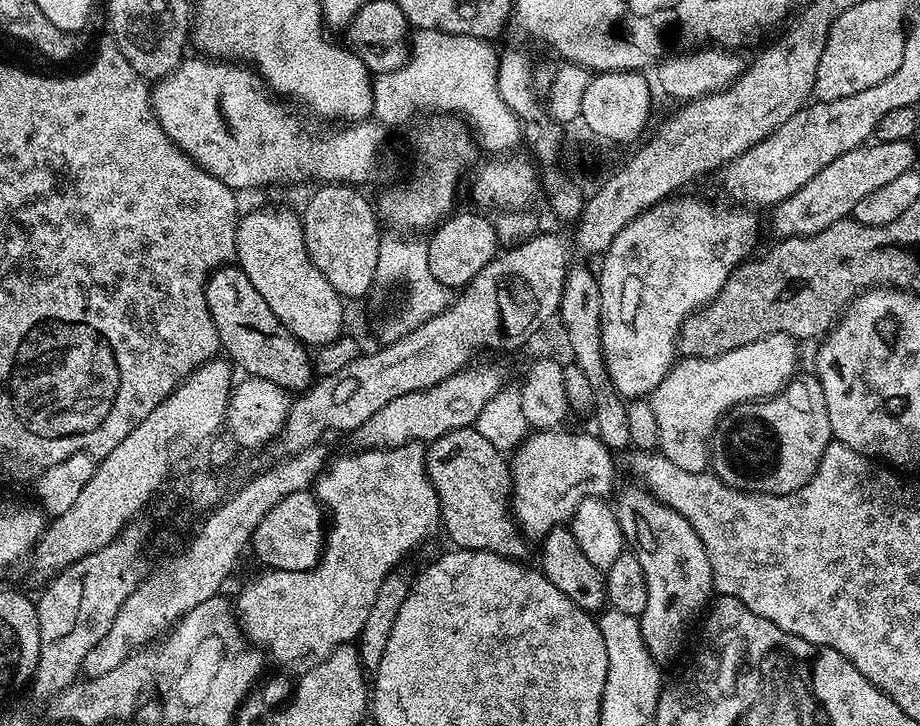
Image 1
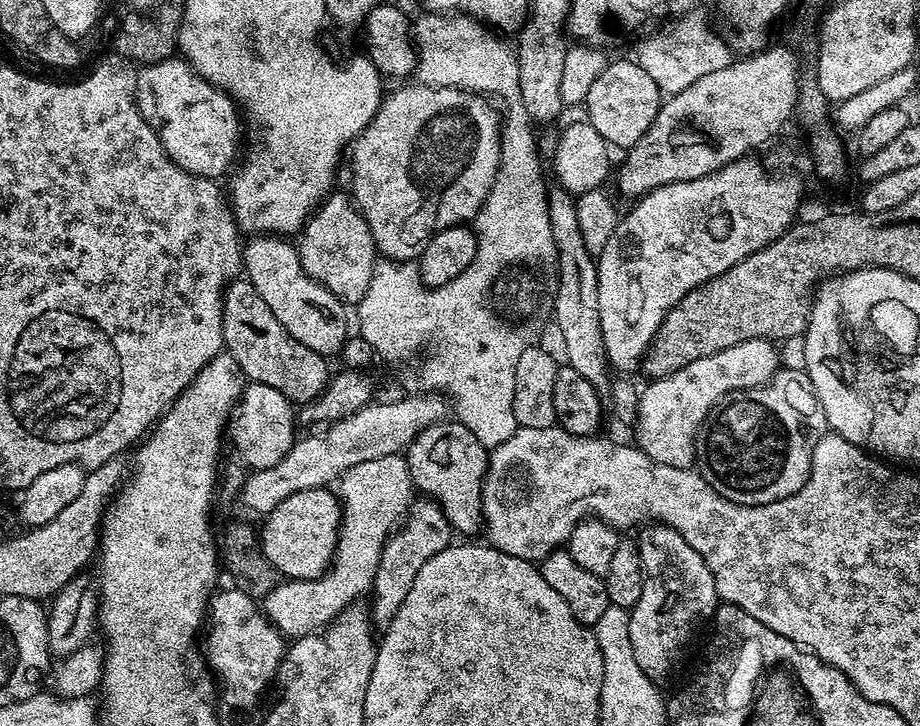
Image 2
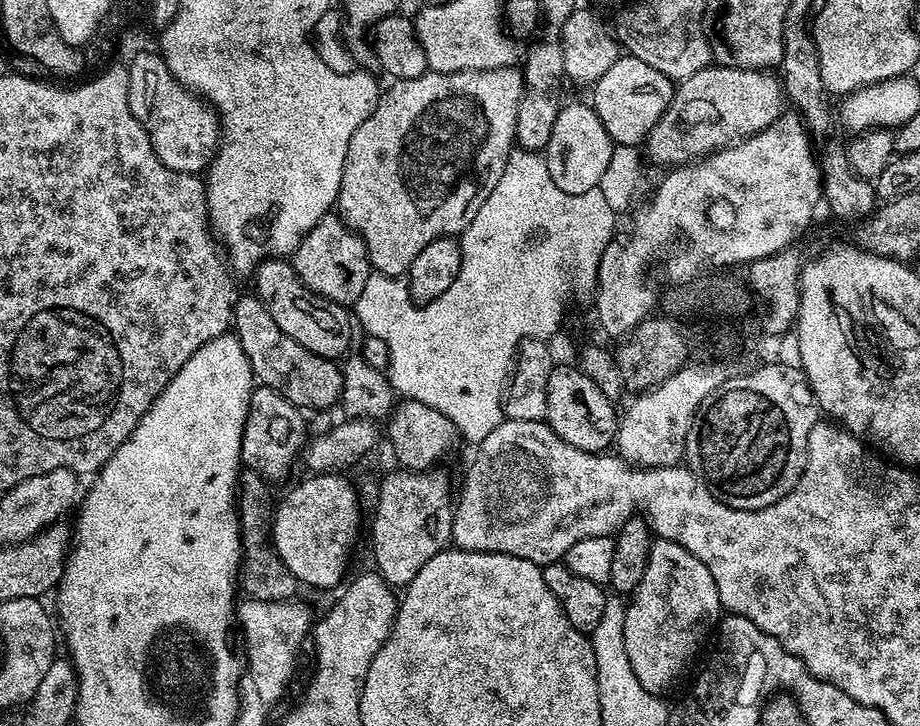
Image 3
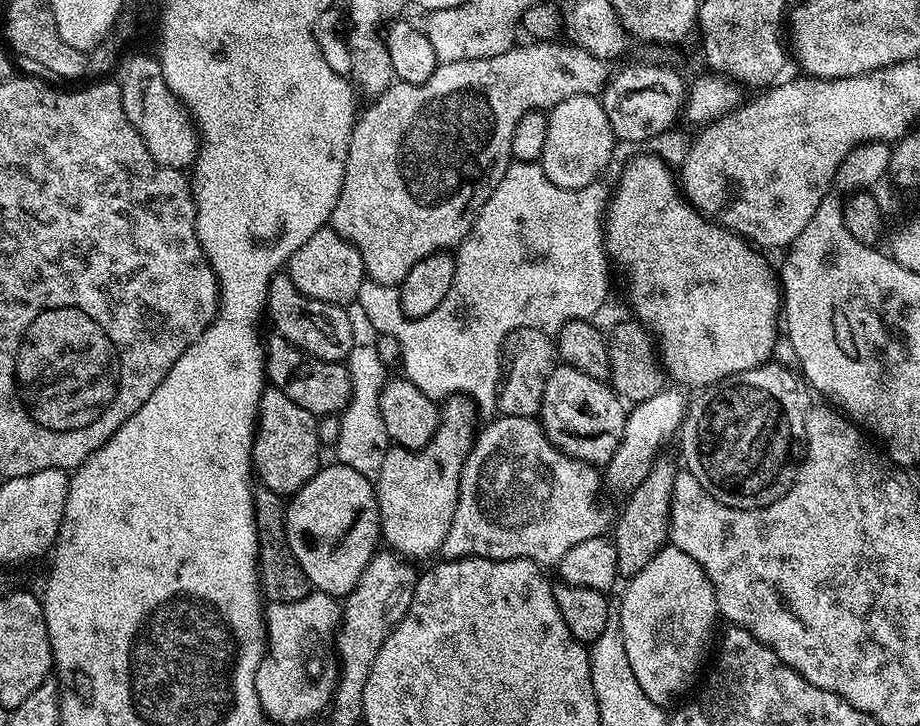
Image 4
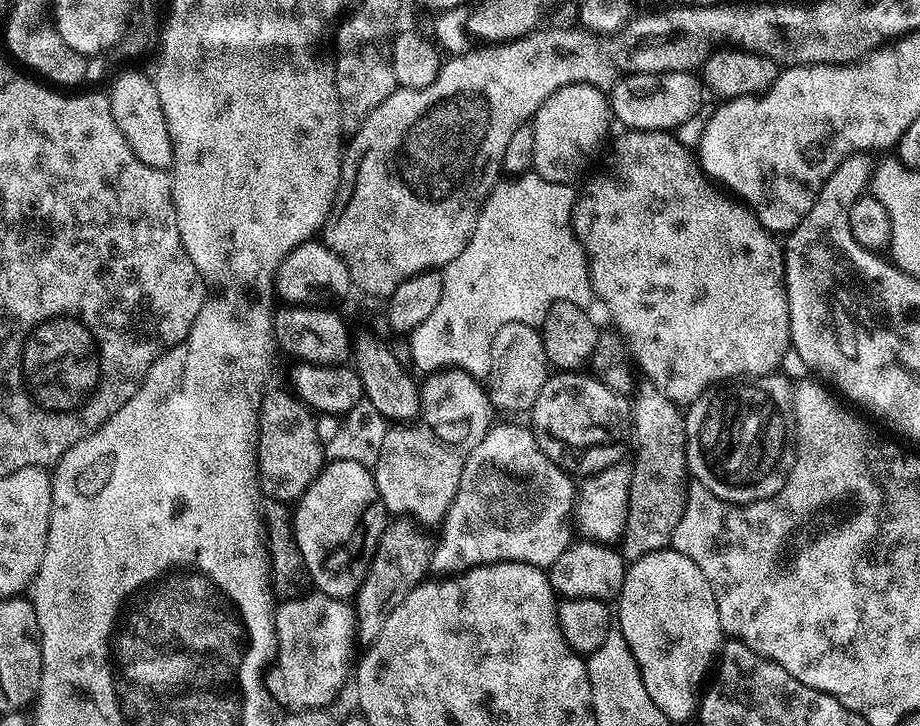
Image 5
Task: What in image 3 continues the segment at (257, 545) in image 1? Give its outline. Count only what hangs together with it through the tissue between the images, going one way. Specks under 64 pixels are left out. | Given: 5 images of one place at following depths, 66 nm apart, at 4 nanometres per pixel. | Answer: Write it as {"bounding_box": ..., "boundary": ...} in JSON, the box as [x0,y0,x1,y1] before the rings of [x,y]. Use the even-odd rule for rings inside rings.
{"bounding_box":[271,474,360,588],"boundary":[[[308,474],[301,484],[296,484],[284,496],[284,501],[280,505],[278,503],[274,508],[274,515],[271,517],[271,545],[276,549],[282,562],[285,563],[293,574],[294,578],[301,585],[309,584],[312,588],[332,588],[344,576],[344,571],[348,568],[348,559],[352,556],[352,547],[356,544],[356,539],[360,536],[360,500],[356,497],[356,488],[348,480],[343,480],[340,474]]]}

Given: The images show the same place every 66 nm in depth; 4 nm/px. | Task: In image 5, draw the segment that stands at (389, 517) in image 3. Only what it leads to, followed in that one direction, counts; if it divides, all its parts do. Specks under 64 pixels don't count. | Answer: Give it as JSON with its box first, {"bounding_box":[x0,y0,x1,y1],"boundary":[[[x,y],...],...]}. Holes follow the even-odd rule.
{"bounding_box":[374,368,494,526],"boundary":[[[445,368],[431,373],[425,380],[428,381],[420,384],[419,419],[415,423],[400,422],[387,429],[381,454],[374,467],[378,494],[389,514],[396,518],[411,518],[420,526],[439,525],[447,516],[458,494],[462,470],[468,456],[474,446],[478,446],[478,442],[486,438],[494,423],[494,409],[488,389],[469,372],[464,372],[461,368]]]}

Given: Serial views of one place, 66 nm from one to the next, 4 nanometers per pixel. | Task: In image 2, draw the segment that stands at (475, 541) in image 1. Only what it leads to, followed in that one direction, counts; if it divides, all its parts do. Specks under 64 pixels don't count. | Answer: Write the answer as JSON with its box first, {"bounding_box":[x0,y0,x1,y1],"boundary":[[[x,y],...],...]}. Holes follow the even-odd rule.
{"bounding_box":[406,422,489,538],"boundary":[[[441,422],[422,429],[409,442],[406,449],[408,469],[415,487],[440,505],[446,518],[452,523],[453,533],[468,538],[471,532],[482,528],[482,490],[484,475],[488,472],[489,449],[485,448],[466,426],[459,422]]]}

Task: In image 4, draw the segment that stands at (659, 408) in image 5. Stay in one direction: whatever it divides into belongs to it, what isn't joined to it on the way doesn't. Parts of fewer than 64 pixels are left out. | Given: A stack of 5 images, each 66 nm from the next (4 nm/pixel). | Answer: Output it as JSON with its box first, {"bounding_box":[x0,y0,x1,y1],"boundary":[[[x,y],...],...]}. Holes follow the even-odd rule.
{"bounding_box":[612,460,678,578],"boundary":[[[658,460],[652,465],[650,474],[628,497],[628,504],[623,508],[620,520],[615,521],[612,541],[618,553],[620,576],[631,578],[641,572],[654,554],[660,552],[669,541],[671,531],[671,507],[673,486],[678,468],[670,462]]]}

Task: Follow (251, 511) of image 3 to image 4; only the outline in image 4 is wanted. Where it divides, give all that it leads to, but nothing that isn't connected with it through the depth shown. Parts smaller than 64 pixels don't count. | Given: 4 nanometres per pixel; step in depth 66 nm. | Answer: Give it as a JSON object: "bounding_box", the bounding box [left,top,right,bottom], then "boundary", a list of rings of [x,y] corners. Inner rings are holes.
{"bounding_box":[253,486,311,604],"boundary":[[[260,486],[253,491],[255,506],[255,528],[258,534],[259,554],[257,556],[257,576],[263,599],[267,603],[281,604],[282,602],[301,601],[311,592],[311,584],[305,577],[305,572],[298,566],[297,560],[287,551],[284,543],[286,507],[283,497],[266,487]]]}

